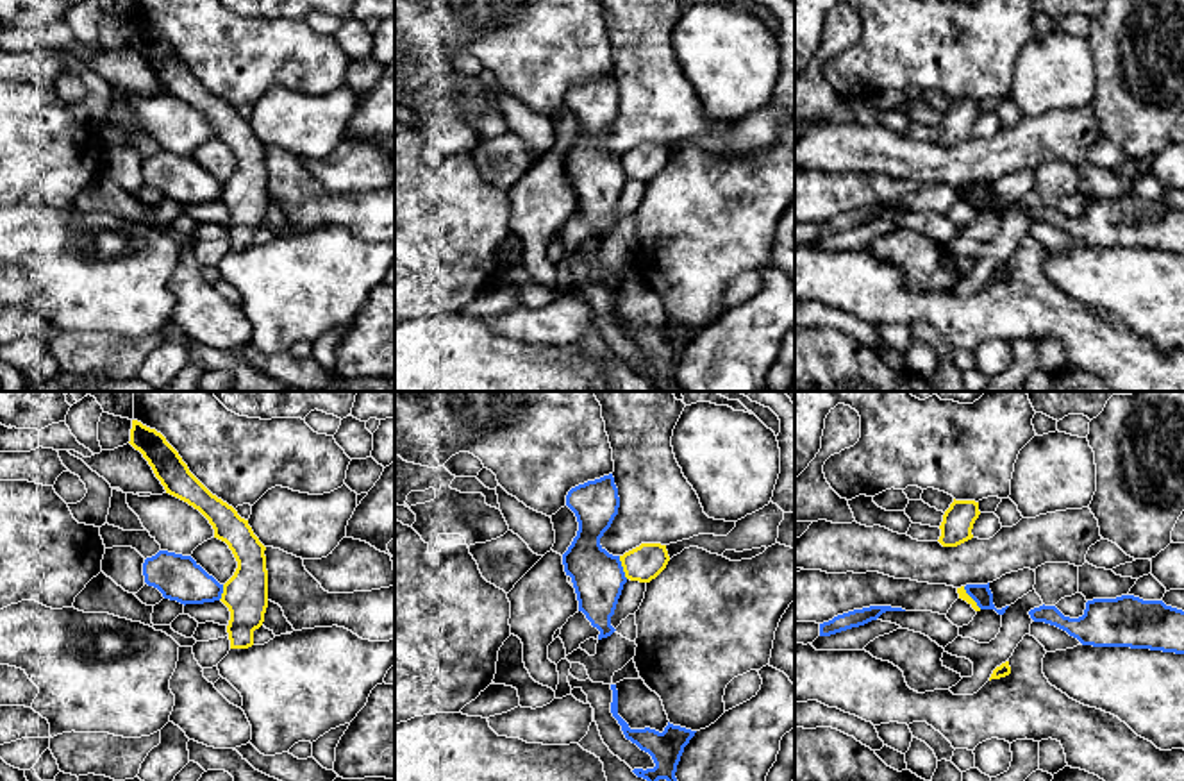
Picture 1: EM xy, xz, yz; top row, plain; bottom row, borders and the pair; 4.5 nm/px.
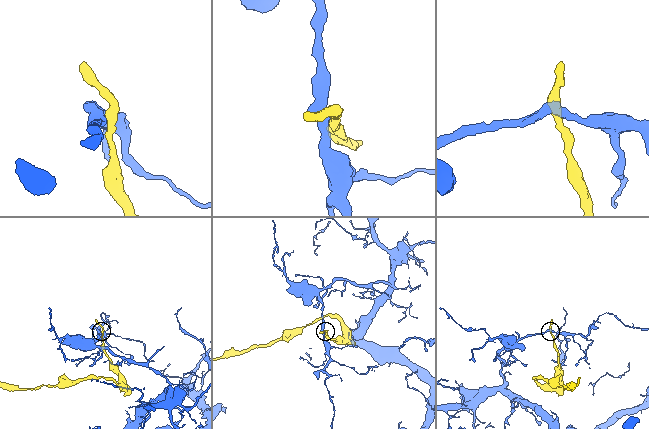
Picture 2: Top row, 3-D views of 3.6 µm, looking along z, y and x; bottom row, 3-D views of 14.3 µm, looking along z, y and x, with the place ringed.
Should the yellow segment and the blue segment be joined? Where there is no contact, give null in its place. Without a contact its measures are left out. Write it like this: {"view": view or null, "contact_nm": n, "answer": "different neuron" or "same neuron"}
{"view": "xz", "contact_nm": 110, "answer": "different neuron"}

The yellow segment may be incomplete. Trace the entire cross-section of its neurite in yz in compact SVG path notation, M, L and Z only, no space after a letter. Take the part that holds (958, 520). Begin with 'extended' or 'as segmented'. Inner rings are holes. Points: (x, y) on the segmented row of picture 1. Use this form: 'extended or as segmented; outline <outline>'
as segmented; outline M955 500L943 515L943 522L939 525L941 536L939 543L943 547L957 547L973 538L971 529L975 520L979 518L979 502L975 500Z

